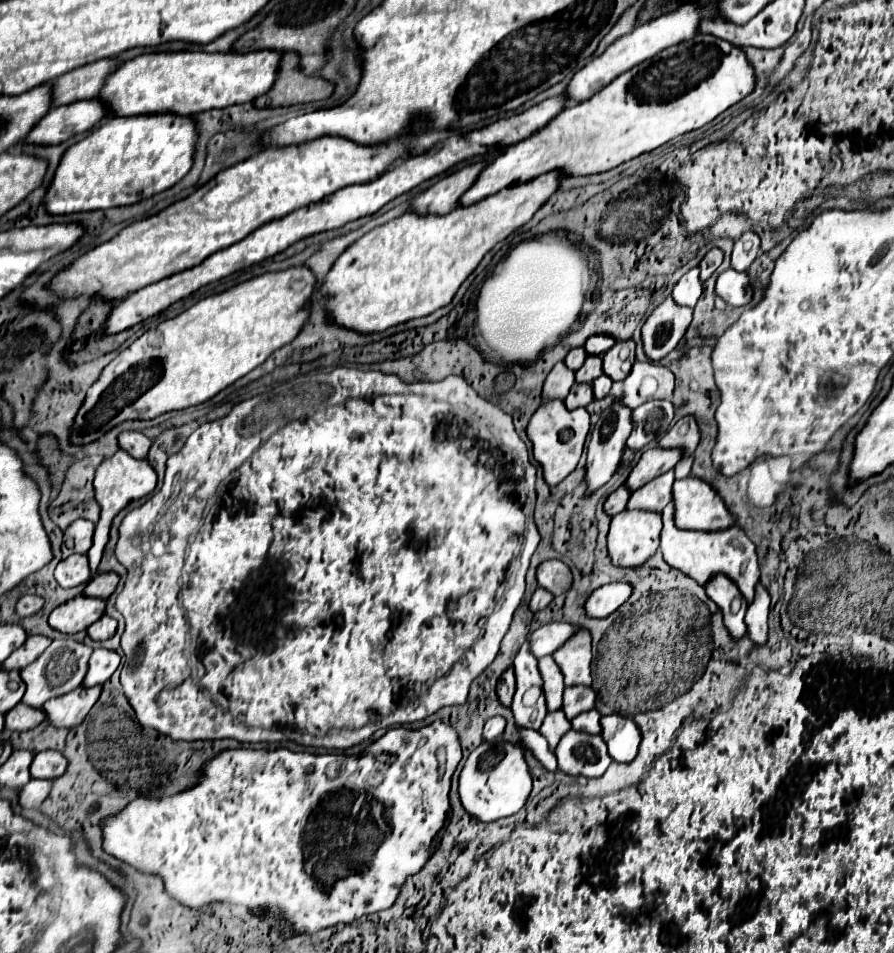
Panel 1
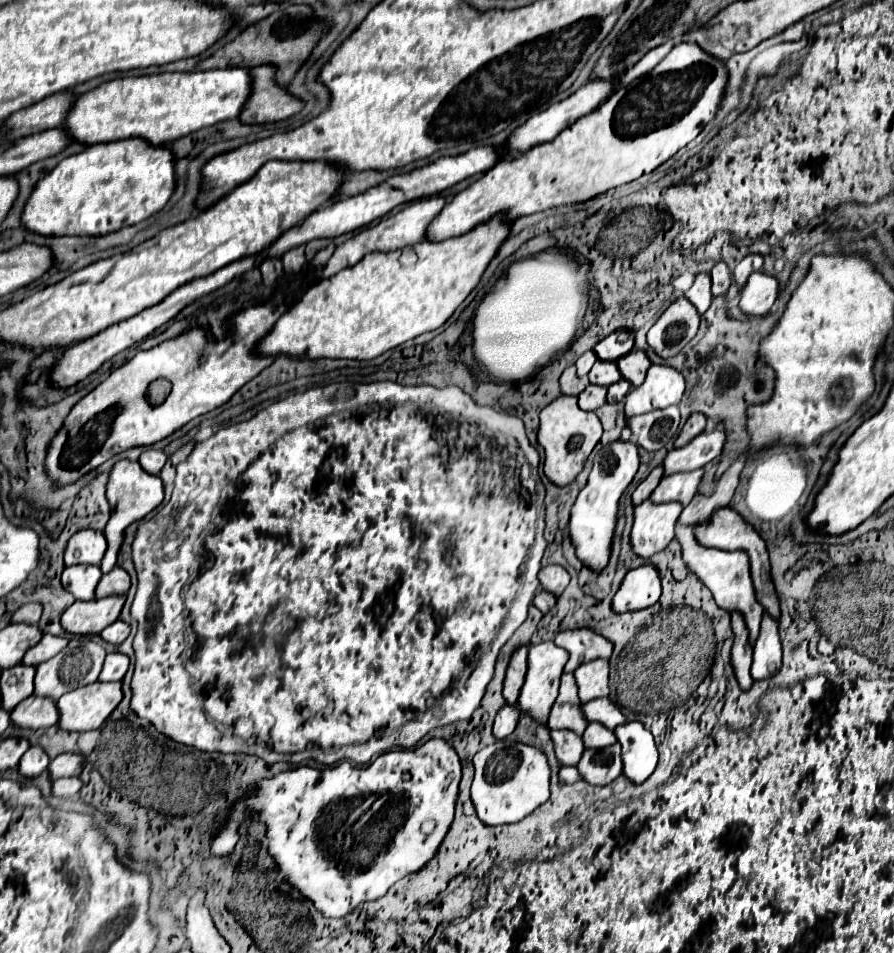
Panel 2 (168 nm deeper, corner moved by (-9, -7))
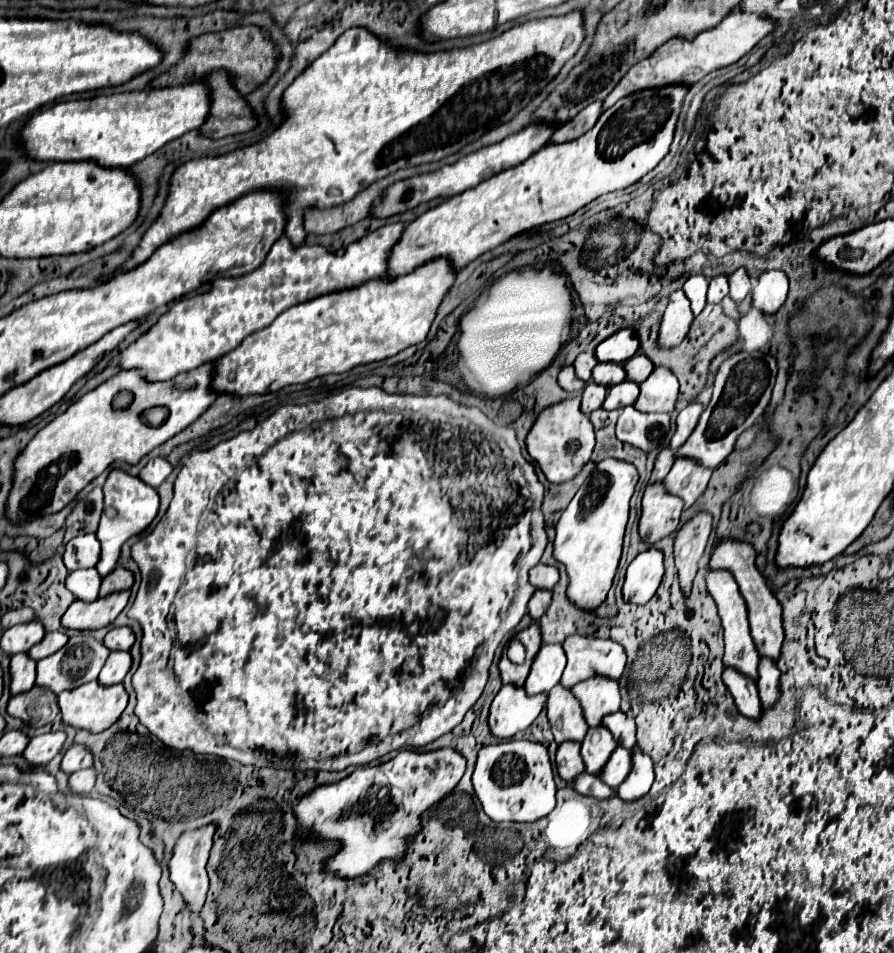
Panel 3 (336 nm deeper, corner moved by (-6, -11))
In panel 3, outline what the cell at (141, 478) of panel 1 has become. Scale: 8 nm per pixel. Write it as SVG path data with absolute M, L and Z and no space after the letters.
M116 468L108 474L104 484L104 512L102 512L100 528L96 532L102 544L102 556L100 556L100 562L96 564L96 570L100 572L100 576L106 576L116 568L122 544L130 536L140 534L156 518L158 502L160 502L158 492L152 486L144 484L138 476L130 476L124 470L116 470Z

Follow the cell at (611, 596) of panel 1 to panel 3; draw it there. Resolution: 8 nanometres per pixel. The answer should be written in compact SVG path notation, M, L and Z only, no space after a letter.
M646 550L638 554L628 566L624 580L624 600L630 604L646 604L658 590L660 580L664 576L664 562L660 550Z

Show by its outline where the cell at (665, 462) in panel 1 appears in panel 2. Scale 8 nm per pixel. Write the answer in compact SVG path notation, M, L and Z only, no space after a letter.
M719 422L711 430L703 430L689 444L685 444L683 448L675 448L667 454L667 458L663 460L665 474L687 472L687 470L691 472L691 470L707 466L721 454L725 440L727 440L727 434L725 434L723 422Z

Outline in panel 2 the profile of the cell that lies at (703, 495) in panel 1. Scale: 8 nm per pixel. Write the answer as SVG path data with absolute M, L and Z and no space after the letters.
M721 508L713 514L713 518L707 524L701 524L695 528L695 536L699 540L701 546L705 548L717 548L717 550L743 550L749 554L749 566L751 566L751 580L753 580L753 588L755 588L755 596L759 600L759 604L763 606L763 612L767 612L771 618L779 620L779 598L775 594L775 586L771 582L769 576L769 558L767 558L767 548L763 538L755 532L755 528L751 524L747 524L735 510Z

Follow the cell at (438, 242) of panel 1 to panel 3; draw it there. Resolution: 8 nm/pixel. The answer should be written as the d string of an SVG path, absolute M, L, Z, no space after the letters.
M434 258L414 272L396 278L376 278L364 282L356 288L346 288L344 292L330 292L328 296L318 296L316 300L308 300L308 304L300 304L296 308L288 308L282 312L268 328L256 332L256 336L248 336L244 344L236 348L236 352L228 352L228 356L216 362L216 374L212 378L212 386L218 392L232 392L238 396L248 394L264 394L276 392L288 384L306 384L316 376L326 374L342 374L360 364L370 364L376 360L390 358L404 348L422 342L430 326L436 318L436 312L442 300L448 296L454 286L458 270L446 258Z

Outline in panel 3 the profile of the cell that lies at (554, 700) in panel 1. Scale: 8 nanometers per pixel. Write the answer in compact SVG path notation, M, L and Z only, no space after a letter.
M556 684L548 692L548 720L552 726L552 734L556 742L574 740L582 742L588 730L588 724L582 716L582 708L578 700L572 696L572 692L560 684Z

